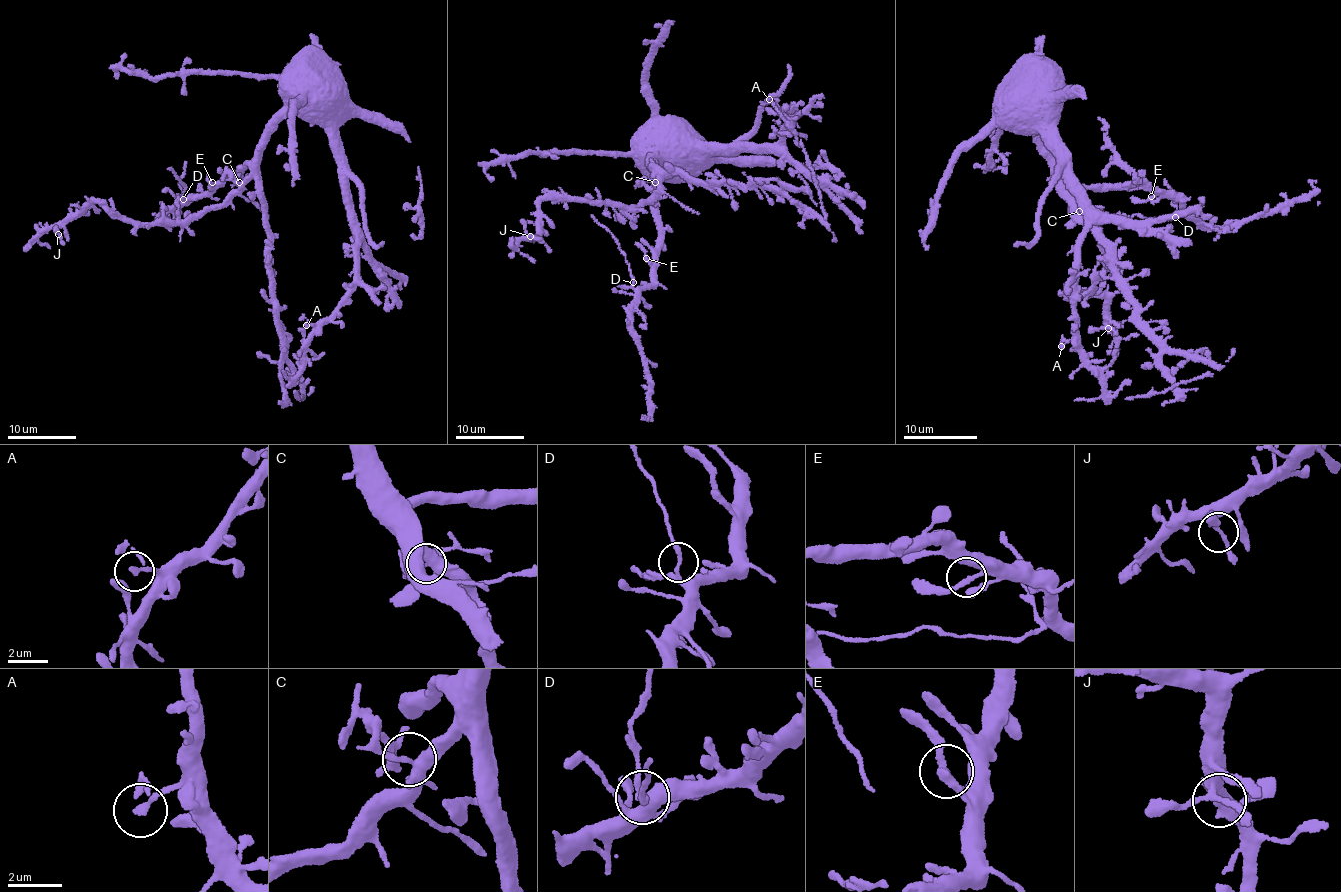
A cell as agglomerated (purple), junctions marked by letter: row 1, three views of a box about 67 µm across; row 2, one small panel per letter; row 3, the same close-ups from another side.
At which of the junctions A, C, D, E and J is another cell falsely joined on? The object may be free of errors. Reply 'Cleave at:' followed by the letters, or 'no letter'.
Cleave at: D

